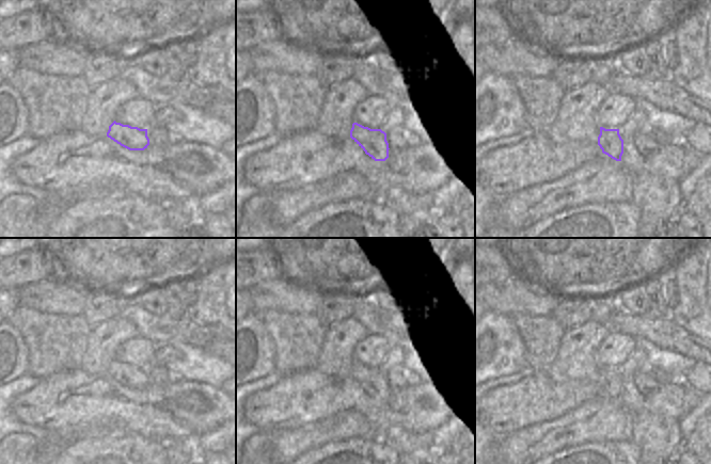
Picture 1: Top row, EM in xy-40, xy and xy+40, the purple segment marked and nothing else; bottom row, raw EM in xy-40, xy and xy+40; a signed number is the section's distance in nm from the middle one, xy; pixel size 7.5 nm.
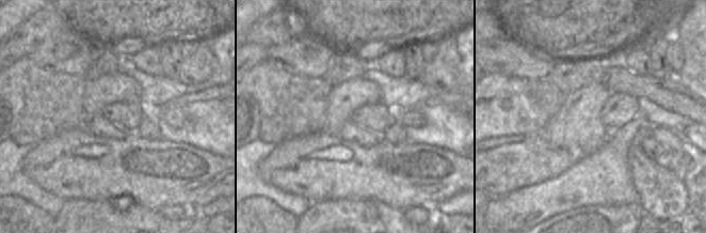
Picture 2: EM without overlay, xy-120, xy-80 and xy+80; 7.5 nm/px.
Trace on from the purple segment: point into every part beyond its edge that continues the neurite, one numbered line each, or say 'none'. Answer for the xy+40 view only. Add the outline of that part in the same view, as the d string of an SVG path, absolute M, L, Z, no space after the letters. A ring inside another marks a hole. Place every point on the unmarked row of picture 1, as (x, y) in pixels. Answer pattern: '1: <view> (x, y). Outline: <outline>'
1: xy+40 (661, 435). Outline: M623 379L621 403L630 414L631 442L642 451L659 455L662 460L676 455L683 443L679 419L650 413L645 407L645 396L632 379Z

